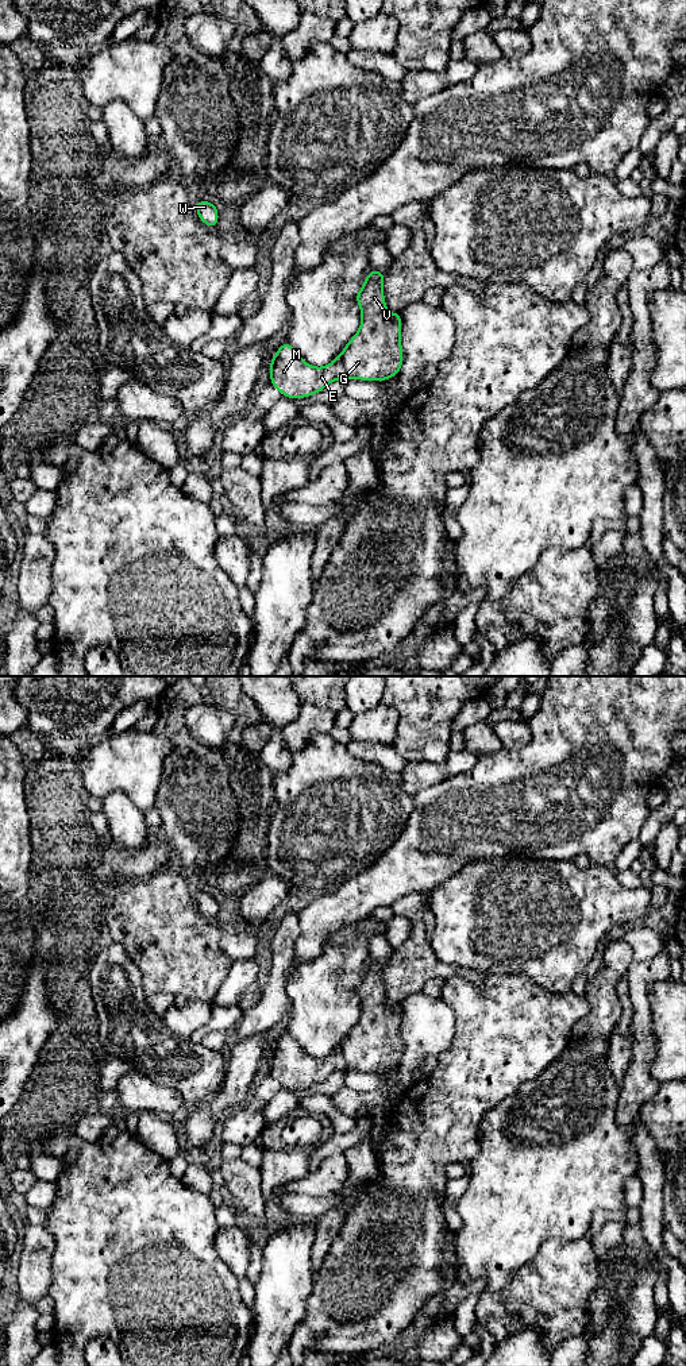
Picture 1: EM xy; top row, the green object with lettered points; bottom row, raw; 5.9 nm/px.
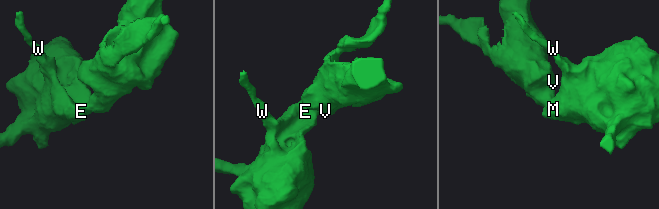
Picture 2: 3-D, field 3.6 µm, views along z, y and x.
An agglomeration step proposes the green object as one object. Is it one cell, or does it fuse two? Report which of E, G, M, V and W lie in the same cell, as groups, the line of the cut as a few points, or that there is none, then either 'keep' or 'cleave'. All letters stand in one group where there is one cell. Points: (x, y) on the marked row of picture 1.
E M W / G V; cut in xy along (339, 355), (347, 378); cleave

